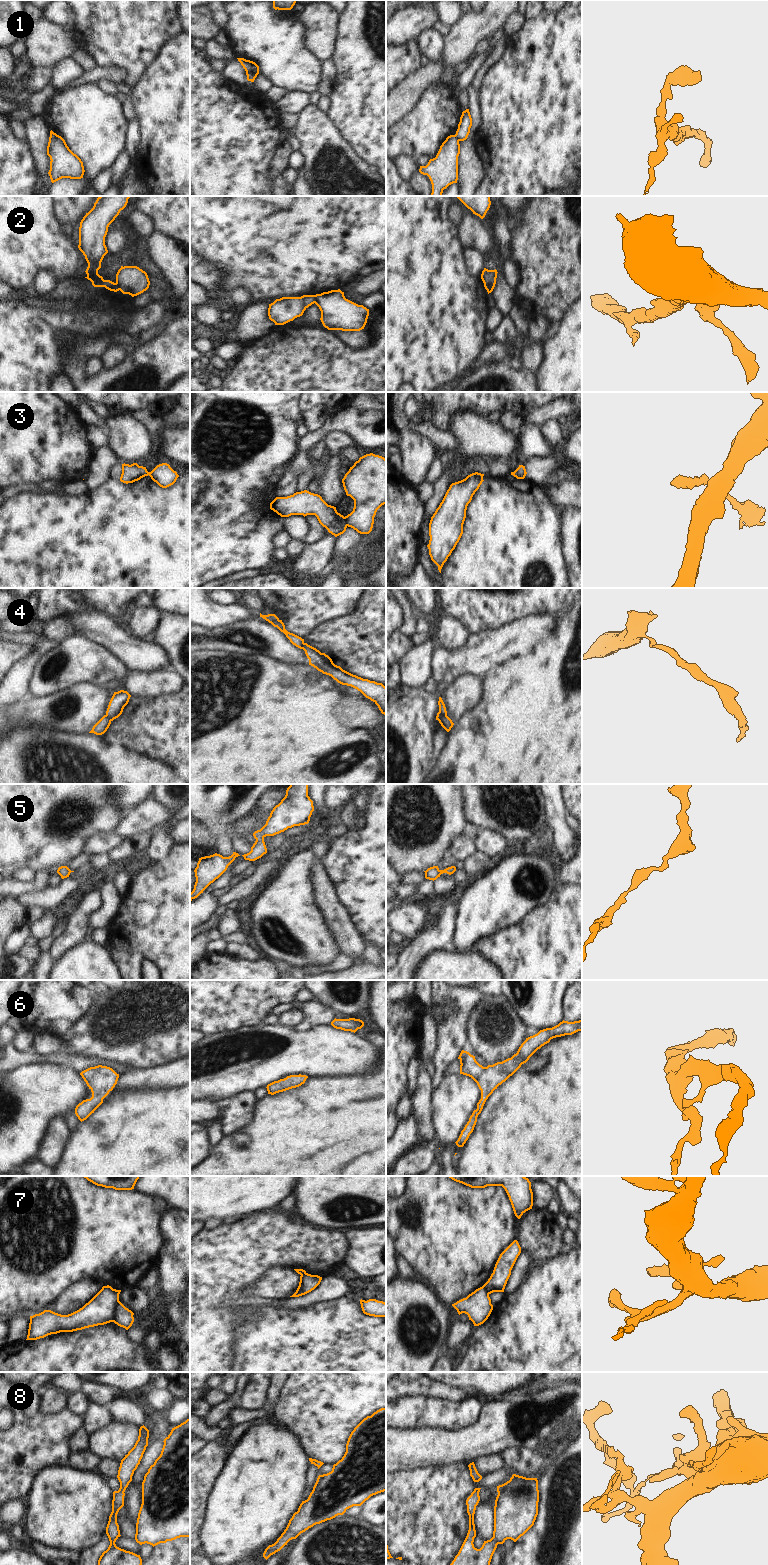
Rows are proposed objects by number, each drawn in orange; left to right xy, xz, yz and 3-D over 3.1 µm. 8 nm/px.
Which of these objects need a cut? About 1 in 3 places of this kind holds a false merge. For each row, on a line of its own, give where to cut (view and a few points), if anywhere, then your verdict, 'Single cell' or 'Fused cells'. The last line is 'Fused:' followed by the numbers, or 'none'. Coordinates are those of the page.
1: Split along xz (246, 71), (258, 73). Fused cells
2: Split along xz (314, 295), (315, 302). Fused cells
3: Split along xz (344, 517), (347, 525). Fused cells
4: Split along yz (438, 712), (446, 715). Fused cells
5: No split. Single cell
6: No split. Single cell
7: Split along xy (105, 1286), (117, 1294), (117, 1307), (112, 1321). Fused cells
8: No split. Single cell
Fused: 1, 2, 3, 4, 7.

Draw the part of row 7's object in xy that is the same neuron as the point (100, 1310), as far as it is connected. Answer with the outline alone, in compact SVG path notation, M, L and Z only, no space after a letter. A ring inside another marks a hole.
M103 1286L88 1303L71 1314L61 1315L44 1310L30 1316L26 1340L37 1340L51 1334L73 1332L113 1322L117 1306L118 1294Z

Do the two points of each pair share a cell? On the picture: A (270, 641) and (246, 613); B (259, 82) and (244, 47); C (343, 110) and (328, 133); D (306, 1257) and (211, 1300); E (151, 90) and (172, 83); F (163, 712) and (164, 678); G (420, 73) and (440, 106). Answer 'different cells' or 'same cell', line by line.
A: different cells
B: different cells
C: different cells
D: same cell
E: same cell
F: different cells
G: different cells

